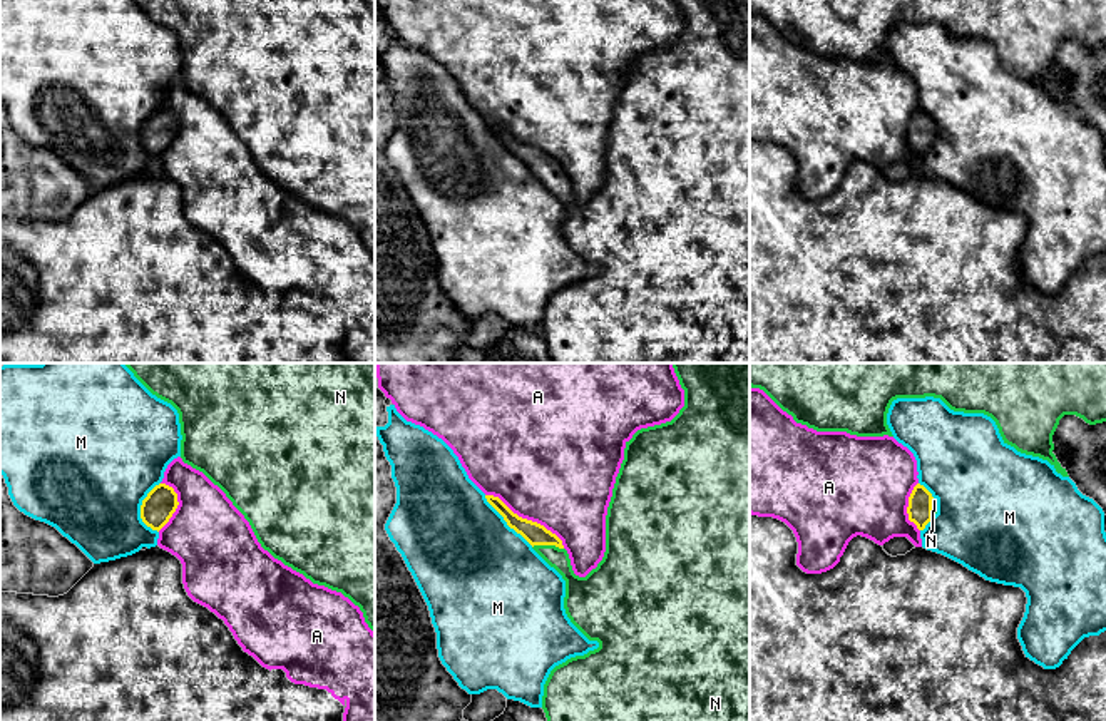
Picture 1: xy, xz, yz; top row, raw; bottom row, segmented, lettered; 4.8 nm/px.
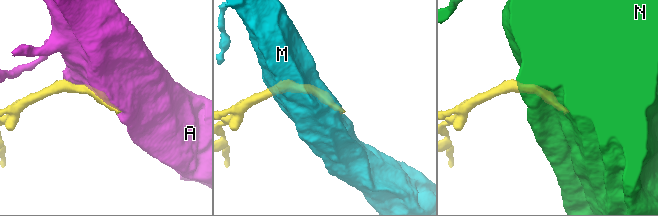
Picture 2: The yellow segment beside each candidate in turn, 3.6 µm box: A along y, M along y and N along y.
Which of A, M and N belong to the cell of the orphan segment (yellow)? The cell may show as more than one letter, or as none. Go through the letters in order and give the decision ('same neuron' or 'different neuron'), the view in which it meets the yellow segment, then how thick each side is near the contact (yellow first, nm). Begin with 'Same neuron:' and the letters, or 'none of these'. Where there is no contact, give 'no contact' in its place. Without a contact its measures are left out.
Same neuron: N
A: different neuron; contact in xz; calibres 110 and 500 nm
M: different neuron; contact in xy; calibres 160 and 480 nm
N: same neuron; contact in xz; calibres 110 and 110 nm

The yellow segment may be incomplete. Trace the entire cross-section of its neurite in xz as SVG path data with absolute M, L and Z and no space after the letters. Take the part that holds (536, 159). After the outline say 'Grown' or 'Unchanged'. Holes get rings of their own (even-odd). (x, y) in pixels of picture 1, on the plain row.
M676 0L684 15L684 32L679 38L666 49L637 55L629 67L626 67L624 85L621 89L612 122L606 141L606 177L602 186L586 202L574 199L567 176L562 166L547 156L544 151L522 144L514 139L499 122L485 120L487 127L504 142L507 151L520 159L532 174L554 192L566 206L564 234L571 248L589 264L597 266L599 273L584 281L576 281L556 291L545 309L542 321L542 335L547 343L547 351L552 363L750 363L750 0Z. Grown

